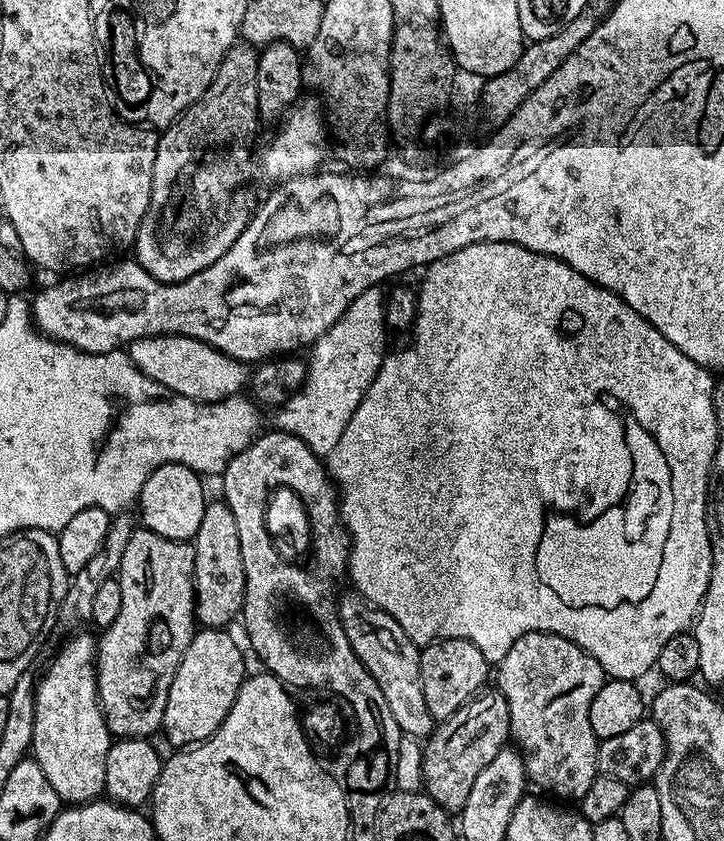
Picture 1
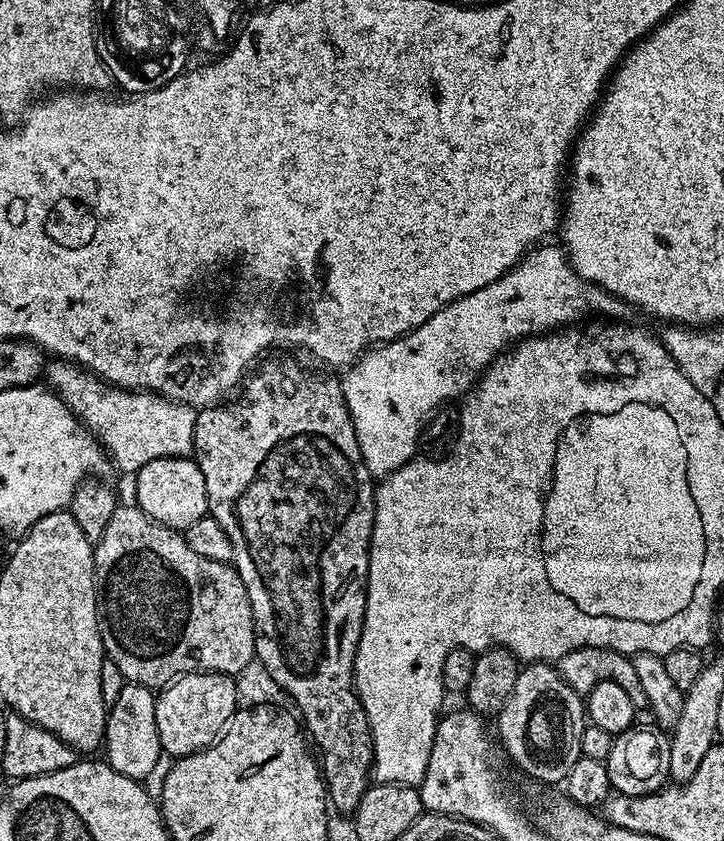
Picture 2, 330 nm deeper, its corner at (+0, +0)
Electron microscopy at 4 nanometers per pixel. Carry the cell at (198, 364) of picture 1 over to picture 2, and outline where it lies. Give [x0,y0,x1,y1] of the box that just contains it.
[46,358,197,474]

